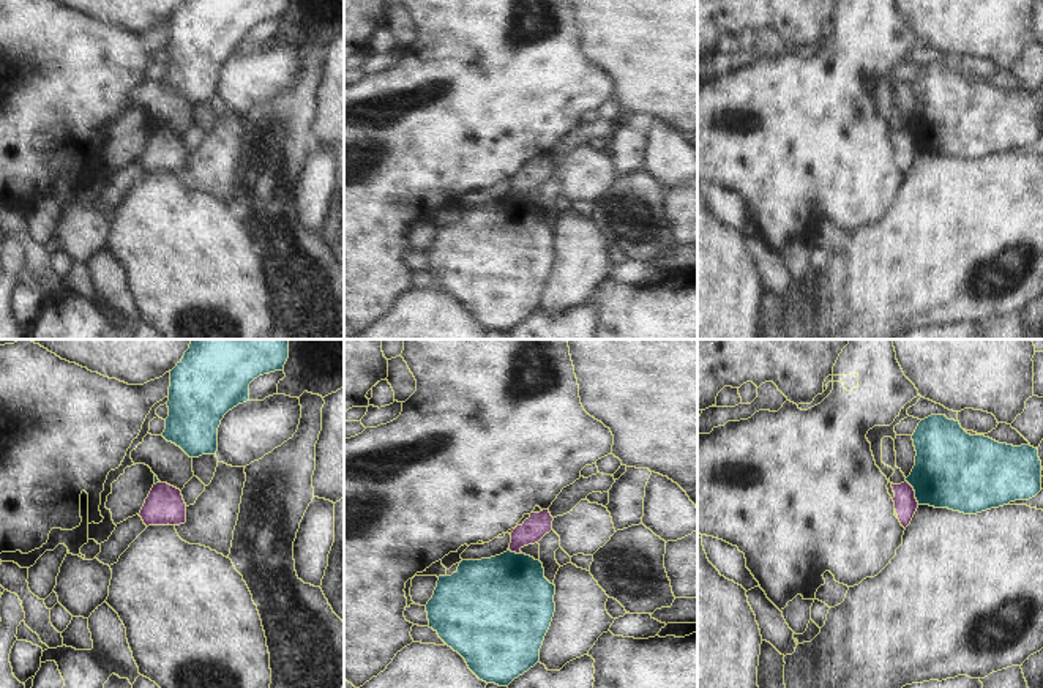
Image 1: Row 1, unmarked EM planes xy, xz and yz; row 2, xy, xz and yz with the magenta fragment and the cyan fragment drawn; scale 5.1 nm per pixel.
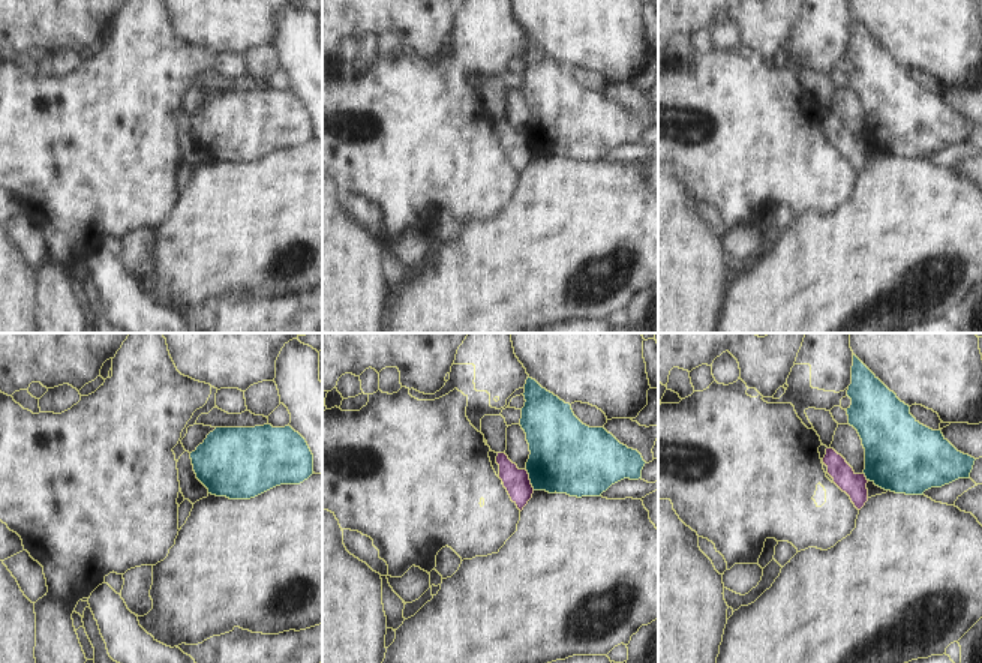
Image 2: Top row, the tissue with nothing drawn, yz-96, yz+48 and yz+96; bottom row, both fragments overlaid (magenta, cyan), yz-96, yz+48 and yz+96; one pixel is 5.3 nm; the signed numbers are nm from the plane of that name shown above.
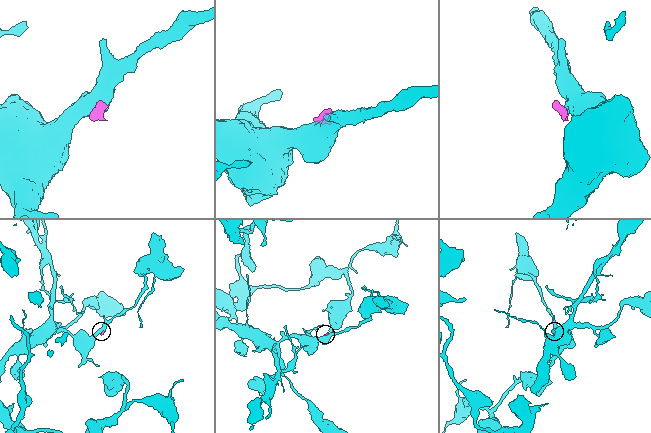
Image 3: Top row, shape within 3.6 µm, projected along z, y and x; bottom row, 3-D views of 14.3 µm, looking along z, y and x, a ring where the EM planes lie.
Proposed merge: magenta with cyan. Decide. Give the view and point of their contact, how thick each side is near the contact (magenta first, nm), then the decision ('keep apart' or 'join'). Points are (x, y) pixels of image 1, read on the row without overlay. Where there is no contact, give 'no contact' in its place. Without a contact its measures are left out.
yz (914, 139) | 120/400 nm | keep apart

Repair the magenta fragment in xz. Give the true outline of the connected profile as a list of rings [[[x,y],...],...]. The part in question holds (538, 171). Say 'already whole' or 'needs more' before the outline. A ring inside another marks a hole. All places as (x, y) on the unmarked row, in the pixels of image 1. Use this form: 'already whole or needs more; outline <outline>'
already whole; outline [[[549,156],[540,159],[530,159],[530,164],[524,167],[522,172],[518,172],[510,181],[510,197],[522,200],[521,196],[529,191],[538,189],[546,180],[552,177],[552,167]]]

